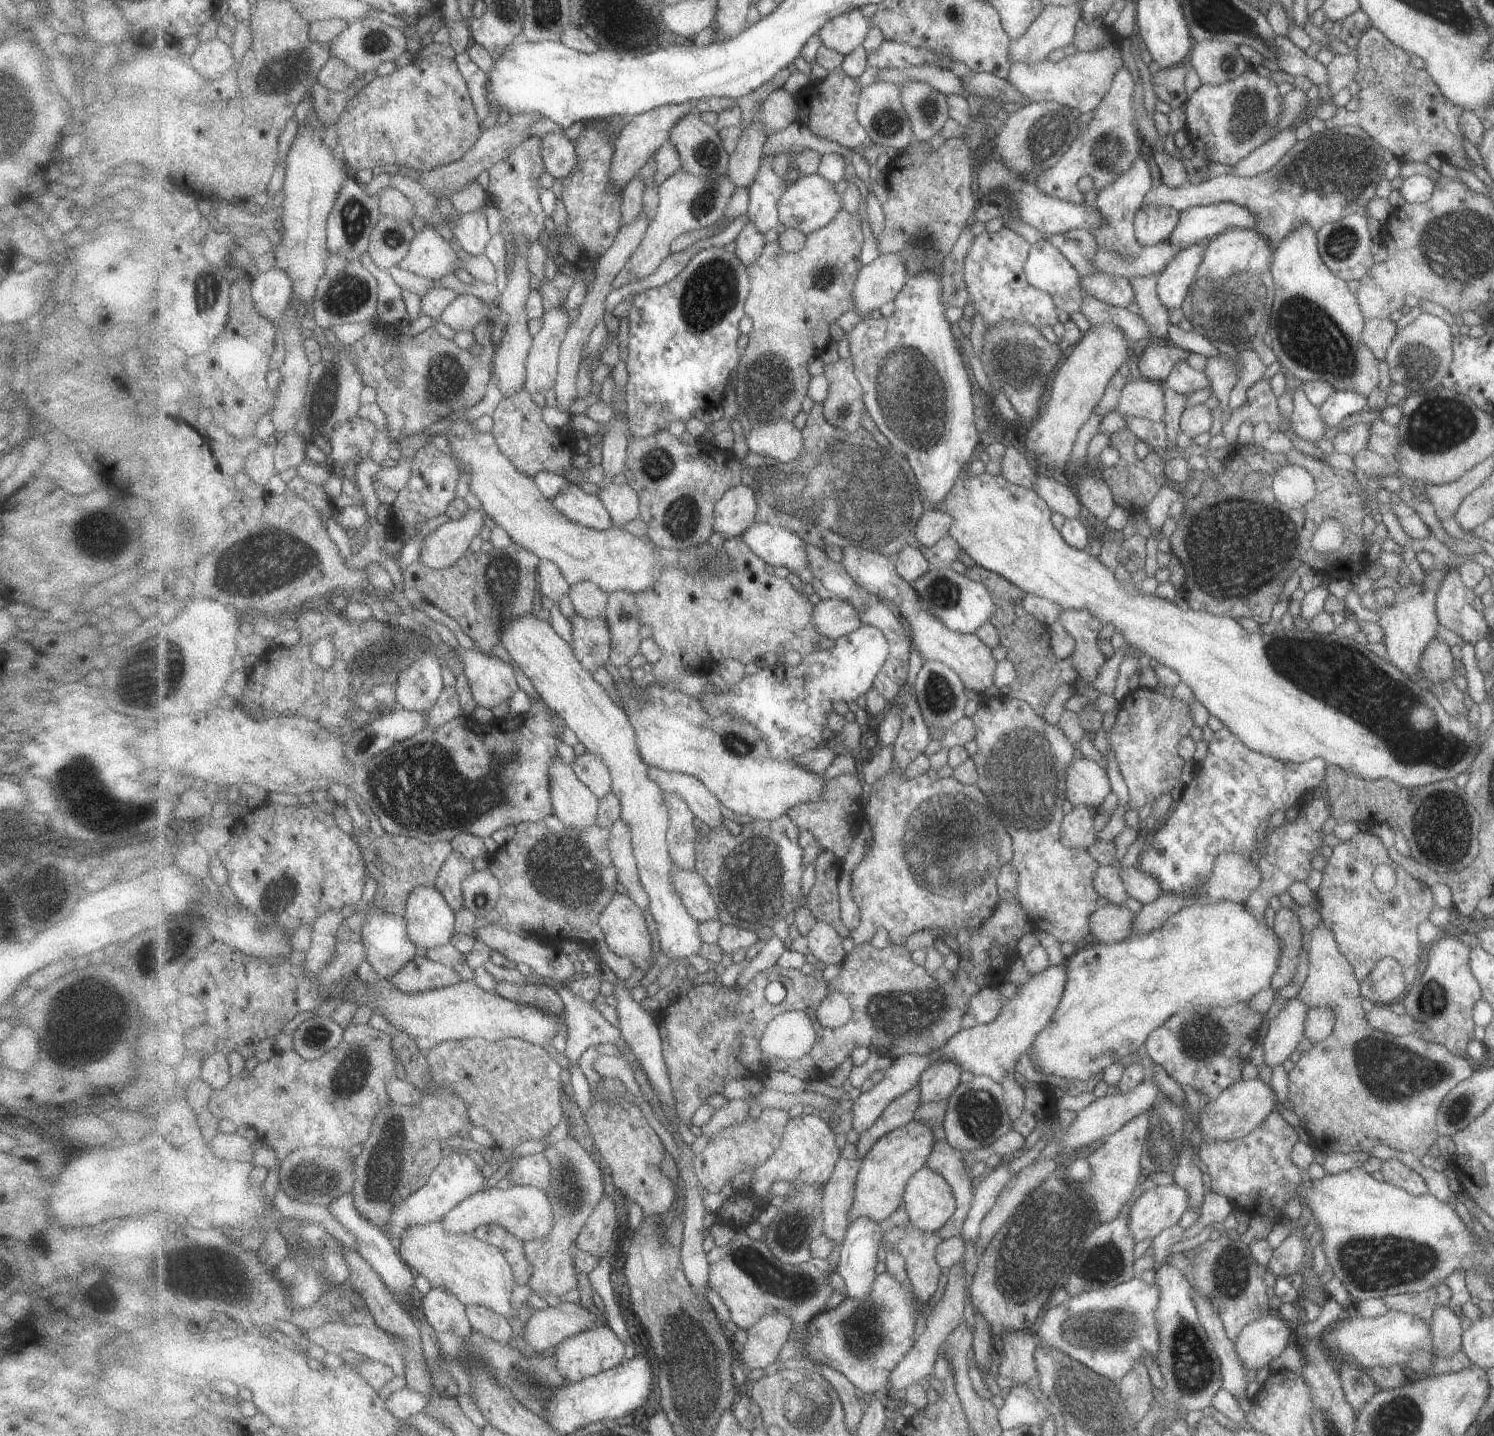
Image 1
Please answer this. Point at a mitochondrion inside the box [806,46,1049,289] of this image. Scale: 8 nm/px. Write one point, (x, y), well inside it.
(890, 124)

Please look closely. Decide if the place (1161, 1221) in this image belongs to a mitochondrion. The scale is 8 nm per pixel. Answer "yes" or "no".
no

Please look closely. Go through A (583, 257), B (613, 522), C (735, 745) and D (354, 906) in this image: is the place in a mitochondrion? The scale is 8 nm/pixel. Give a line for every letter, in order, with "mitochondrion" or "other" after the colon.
A: other
B: other
C: mitochondrion
D: other

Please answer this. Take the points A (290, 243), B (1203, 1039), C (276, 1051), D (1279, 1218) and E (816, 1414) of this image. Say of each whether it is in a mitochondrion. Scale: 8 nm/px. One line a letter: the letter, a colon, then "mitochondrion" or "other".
A: other
B: mitochondrion
C: other
D: other
E: mitochondrion

